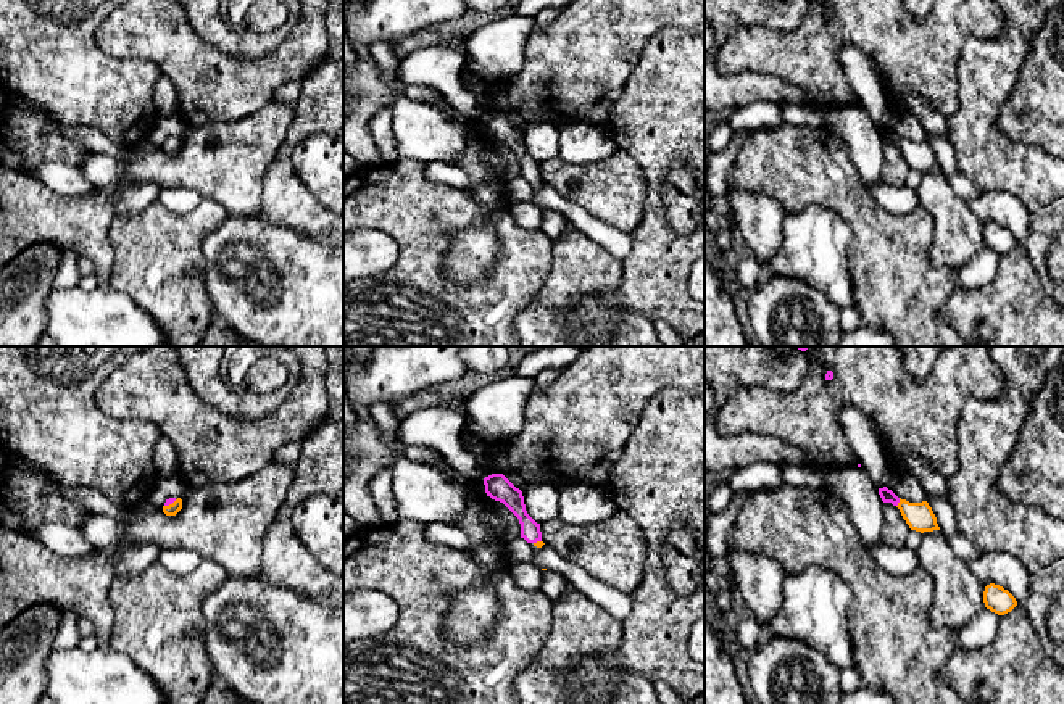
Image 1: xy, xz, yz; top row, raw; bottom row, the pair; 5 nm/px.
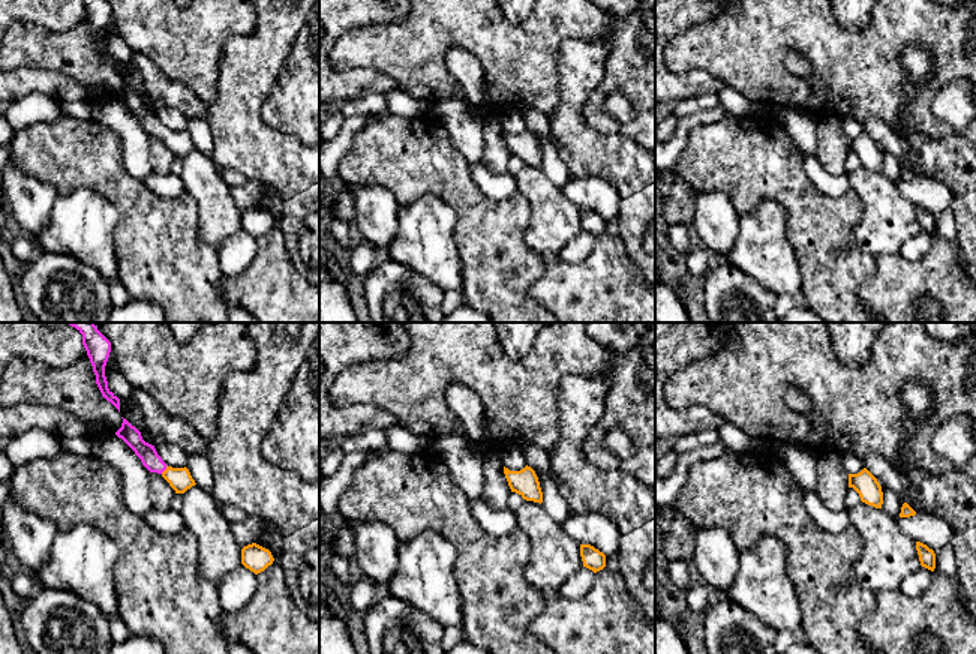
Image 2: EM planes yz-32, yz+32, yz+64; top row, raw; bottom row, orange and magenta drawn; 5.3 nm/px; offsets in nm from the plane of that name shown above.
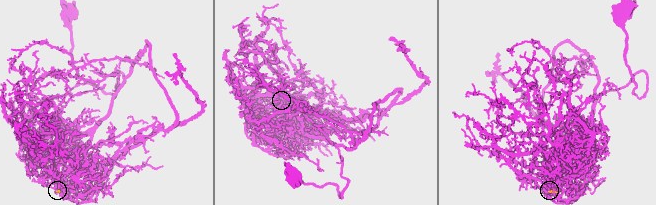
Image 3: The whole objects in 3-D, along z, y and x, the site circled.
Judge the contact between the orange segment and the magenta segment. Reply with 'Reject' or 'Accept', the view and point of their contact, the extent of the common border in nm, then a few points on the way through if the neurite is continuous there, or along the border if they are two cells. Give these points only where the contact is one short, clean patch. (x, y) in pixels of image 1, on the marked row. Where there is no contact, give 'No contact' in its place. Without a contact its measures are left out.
Accept. Touches orange at yz (898, 503). Shared border 50 nm. Path across: yz (919, 516), (898, 503), (887, 495)

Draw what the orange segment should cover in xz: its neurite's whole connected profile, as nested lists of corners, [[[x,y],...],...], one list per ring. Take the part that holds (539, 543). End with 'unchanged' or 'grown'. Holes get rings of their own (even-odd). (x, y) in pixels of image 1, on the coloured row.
[[[492,474],[484,478],[485,493],[495,501],[503,503],[521,524],[521,538],[542,548],[540,524],[537,524],[526,511],[524,496],[503,474]]]; grown

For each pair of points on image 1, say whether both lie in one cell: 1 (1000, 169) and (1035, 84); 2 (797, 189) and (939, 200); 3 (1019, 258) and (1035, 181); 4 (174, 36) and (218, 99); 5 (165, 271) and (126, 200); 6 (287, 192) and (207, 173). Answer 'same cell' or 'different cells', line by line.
1: different cells
2: different cells
3: different cells
4: same cell
5: different cells
6: different cells

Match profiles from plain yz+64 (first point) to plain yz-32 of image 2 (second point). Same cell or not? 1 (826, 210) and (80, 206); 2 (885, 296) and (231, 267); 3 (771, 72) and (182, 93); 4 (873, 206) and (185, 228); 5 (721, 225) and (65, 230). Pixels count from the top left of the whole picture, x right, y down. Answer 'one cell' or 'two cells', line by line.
1: two cells
2: two cells
3: two cells
4: two cells
5: two cells

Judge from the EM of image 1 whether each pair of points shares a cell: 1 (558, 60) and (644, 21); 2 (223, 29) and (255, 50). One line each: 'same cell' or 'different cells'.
1: same cell
2: same cell

